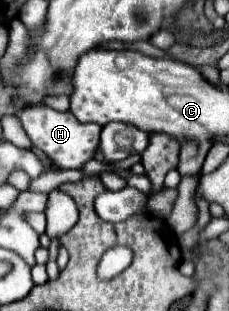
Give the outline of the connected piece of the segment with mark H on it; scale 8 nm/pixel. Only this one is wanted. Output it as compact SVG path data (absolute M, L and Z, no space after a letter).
M34 106L20 110L16 114L22 120L24 130L28 132L32 144L50 156L60 168L82 168L88 160L94 158L98 142L100 142L100 126L98 124L82 124L70 112L56 112L50 106Z

